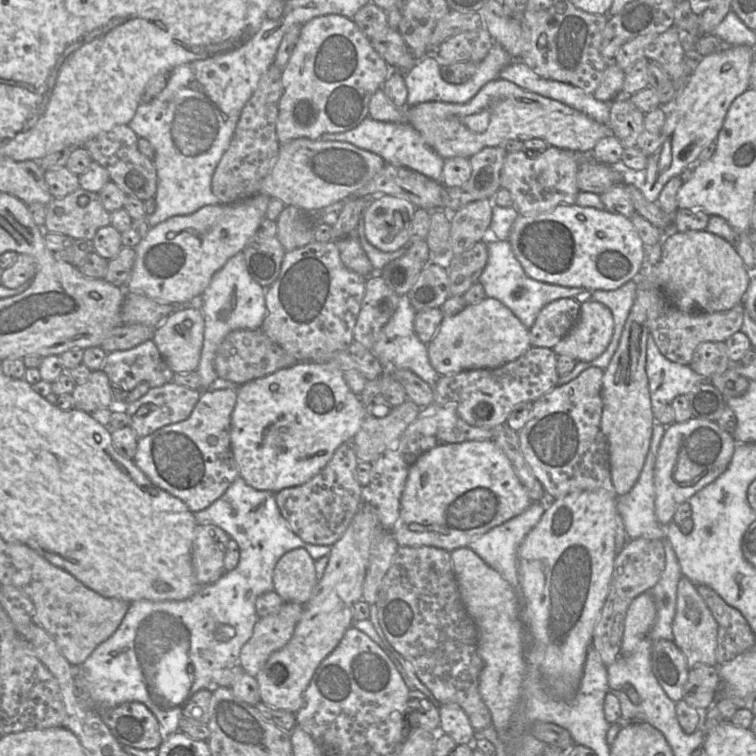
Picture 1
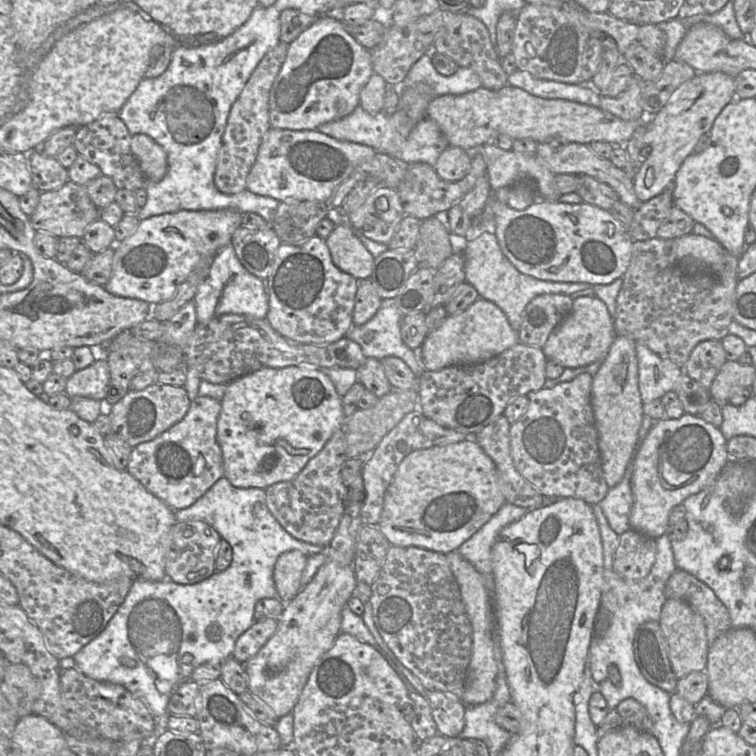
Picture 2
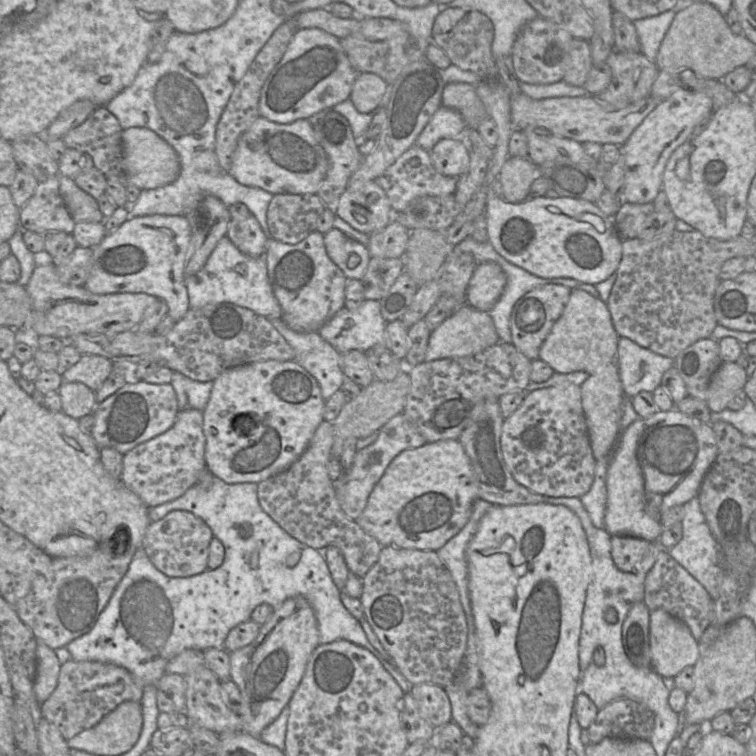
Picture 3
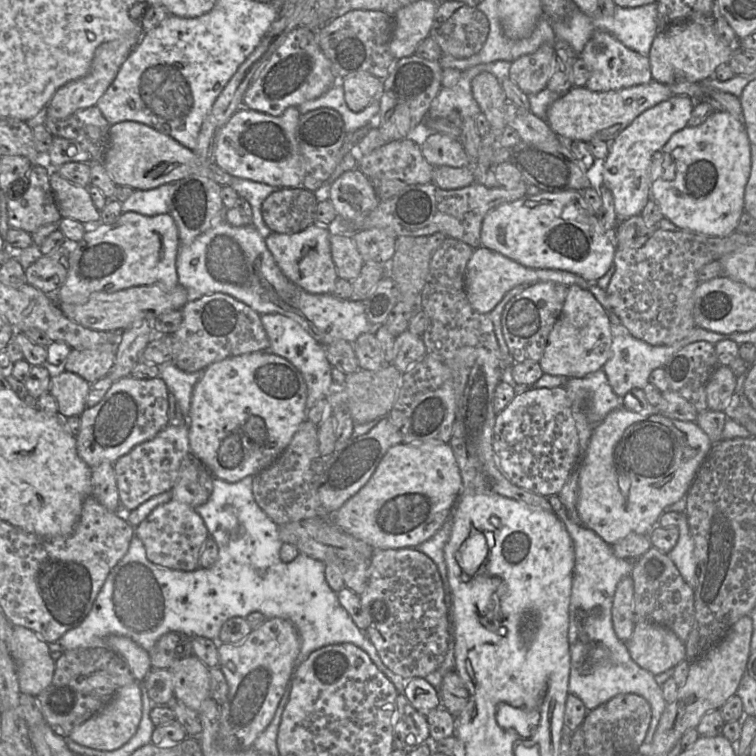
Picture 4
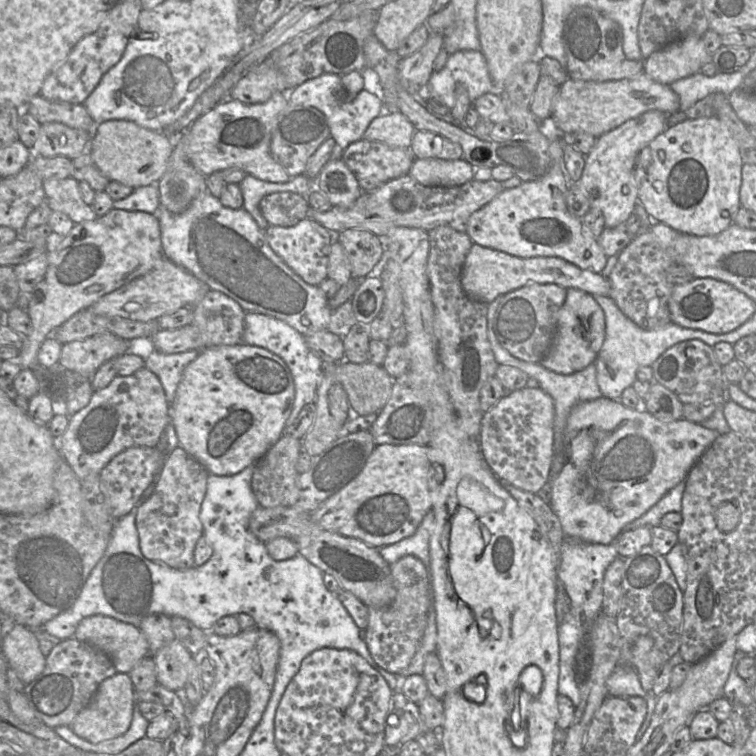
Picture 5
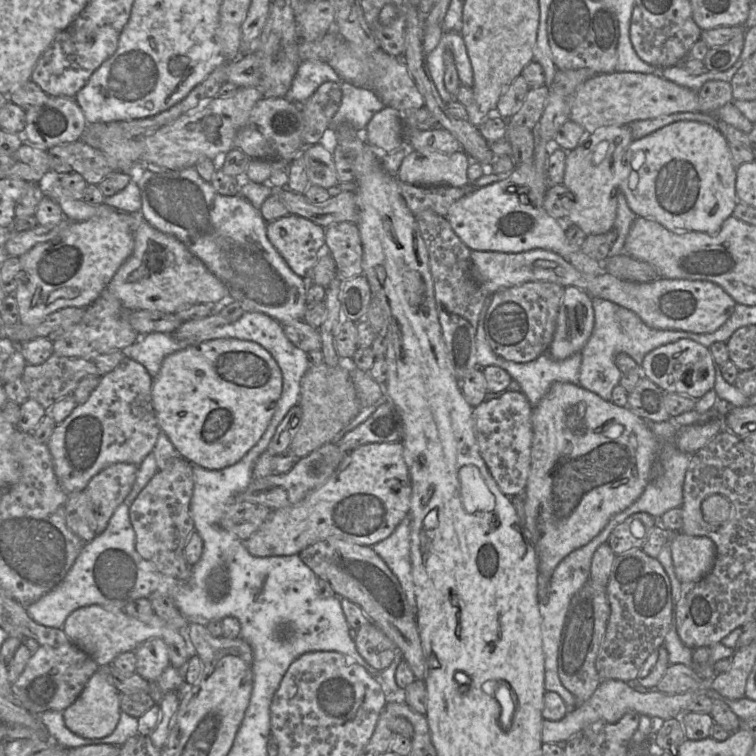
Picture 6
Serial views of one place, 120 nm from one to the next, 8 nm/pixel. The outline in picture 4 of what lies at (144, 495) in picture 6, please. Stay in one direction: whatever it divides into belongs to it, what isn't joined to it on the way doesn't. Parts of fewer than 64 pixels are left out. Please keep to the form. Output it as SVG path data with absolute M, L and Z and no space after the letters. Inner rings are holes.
M192 452L181 462L177 478L172 487L172 498L158 505L139 525L135 535L144 545L146 557L152 563L173 570L193 571L199 567L199 558L208 530L195 508L209 499L213 490L214 475Z

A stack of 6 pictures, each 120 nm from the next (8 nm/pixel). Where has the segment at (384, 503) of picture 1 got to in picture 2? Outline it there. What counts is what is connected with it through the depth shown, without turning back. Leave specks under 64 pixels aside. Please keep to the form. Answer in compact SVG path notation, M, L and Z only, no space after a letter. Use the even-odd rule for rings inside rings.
M419 409L406 414L401 421L382 438L371 453L365 453L358 457L364 462L361 469L365 490L365 499L360 511L362 523L371 526L378 524L383 509L385 491L393 480L400 462L412 451L473 439L473 435L474 434L466 434L443 427L424 416Z

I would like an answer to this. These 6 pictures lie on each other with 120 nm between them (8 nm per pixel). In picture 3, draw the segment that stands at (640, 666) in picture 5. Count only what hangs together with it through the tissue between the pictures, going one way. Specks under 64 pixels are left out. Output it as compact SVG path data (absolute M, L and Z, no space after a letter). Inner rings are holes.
M662 609L650 612L649 641L651 669L661 677L674 678L699 658L699 643L689 627Z

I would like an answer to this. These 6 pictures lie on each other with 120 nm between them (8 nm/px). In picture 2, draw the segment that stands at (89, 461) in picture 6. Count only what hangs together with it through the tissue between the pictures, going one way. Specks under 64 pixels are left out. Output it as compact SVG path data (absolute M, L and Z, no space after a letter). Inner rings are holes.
M154 382L143 390L129 389L118 402L105 409L111 420L111 433L124 439L132 448L150 441L183 419L189 410L191 400L183 386Z

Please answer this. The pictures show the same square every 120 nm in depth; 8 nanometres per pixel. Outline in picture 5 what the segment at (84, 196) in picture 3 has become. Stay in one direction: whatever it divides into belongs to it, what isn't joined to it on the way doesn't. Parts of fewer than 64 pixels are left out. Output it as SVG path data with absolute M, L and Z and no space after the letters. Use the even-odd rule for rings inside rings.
M74 178L43 180L45 201L52 211L66 214L74 224L93 221L98 216L80 194Z

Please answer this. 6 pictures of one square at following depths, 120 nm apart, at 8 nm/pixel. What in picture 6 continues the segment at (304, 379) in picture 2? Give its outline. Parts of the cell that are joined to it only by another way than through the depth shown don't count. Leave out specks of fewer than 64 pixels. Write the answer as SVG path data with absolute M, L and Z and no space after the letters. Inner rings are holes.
M236 338L213 339L176 351L164 358L158 375L153 378L152 402L160 429L172 442L179 456L185 458L193 465L198 465L204 469L221 470L241 460L262 437L275 412L282 393L282 386L282 373L277 362L261 345L253 341Z

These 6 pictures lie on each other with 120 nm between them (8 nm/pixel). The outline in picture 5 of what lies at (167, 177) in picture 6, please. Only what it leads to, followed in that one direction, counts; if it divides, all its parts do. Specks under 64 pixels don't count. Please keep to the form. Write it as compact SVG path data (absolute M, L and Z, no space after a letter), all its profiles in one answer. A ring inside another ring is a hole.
M247 174L239 185L244 203L243 207L239 209L223 206L220 200L207 190L204 194L194 199L183 213L173 214L161 205L158 182L135 188L128 197L114 201L113 207L120 210L154 214L160 224L164 256L192 273L196 278L204 282L209 289L222 292L236 301L246 312L272 316L287 323L303 336L320 330L327 330L343 337L351 325L357 323L353 316L351 301L345 302L337 309L331 309L328 305L328 298L318 286L307 284L288 267L270 247L265 235L265 230L268 228L269 223L260 211L262 198L275 192L294 192L308 196L311 192L317 190L318 176L307 177L299 175L291 178L288 182L272 183Z

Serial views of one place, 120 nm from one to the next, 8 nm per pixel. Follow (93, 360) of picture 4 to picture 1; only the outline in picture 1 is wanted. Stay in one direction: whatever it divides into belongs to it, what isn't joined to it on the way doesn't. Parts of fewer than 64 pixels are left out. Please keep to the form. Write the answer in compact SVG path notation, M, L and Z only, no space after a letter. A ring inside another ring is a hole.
M103 369L92 371L85 383L76 384L71 395L74 408L86 413L114 405L109 378Z

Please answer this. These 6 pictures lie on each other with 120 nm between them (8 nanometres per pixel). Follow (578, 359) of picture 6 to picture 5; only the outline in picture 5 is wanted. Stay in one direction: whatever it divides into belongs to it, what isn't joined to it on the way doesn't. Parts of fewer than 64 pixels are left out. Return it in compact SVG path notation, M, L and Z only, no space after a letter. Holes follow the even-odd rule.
M499 296L487 305L487 335L489 341L491 342L491 345L493 346L494 353L501 361L500 365L510 365L522 370L529 376L530 379L536 380L538 382L539 388L544 390L548 395L550 395L554 402L554 445L553 460L549 476L550 482L550 480L554 480L558 476L559 471L566 462L566 447L563 443L563 432L565 430L566 421L570 411L574 406L581 402L592 401L603 396L596 380L596 367L595 364L592 363L578 372L575 372L570 375L564 375L548 370L541 363L530 363L513 357L506 349L504 349L499 344L494 333L494 318L501 299L502 296ZM504 361L505 363L503 364Z

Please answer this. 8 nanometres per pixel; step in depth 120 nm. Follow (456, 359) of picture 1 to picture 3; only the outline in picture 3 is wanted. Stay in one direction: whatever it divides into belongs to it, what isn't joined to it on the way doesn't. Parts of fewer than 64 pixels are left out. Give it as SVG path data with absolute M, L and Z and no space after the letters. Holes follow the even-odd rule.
M465 303L431 332L424 361L473 355L497 344L499 341L489 312L475 309Z

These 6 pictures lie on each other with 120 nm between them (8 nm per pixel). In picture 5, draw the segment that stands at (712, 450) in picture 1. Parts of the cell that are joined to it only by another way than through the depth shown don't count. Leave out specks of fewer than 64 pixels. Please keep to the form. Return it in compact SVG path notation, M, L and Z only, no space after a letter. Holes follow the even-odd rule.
M604 396L581 402L569 413L563 432L566 462L544 492L540 492L558 517L565 537L610 544L632 521L641 517L670 489L686 477L720 434L686 419L663 422L645 410L628 408Z

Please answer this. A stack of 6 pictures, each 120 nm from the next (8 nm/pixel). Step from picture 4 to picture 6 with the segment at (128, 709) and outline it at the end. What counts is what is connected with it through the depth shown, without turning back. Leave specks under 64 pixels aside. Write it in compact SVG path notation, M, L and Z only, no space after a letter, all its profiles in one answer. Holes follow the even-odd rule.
M99 670L90 677L78 698L63 712L65 725L73 733L88 739L103 738L116 728L120 714L120 692Z

